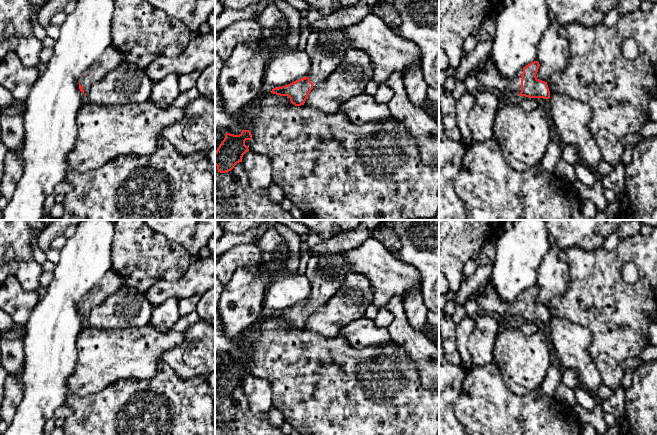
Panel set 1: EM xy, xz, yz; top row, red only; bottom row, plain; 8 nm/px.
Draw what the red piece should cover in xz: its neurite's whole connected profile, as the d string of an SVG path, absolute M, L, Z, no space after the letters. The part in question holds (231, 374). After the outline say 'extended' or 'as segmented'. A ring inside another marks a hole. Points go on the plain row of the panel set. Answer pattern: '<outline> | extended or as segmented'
M242 354L239 359L226 357L215 375L215 389L218 396L229 396L237 387L242 386L243 379L249 375L245 365L251 363L252 358L249 354Z | as segmented

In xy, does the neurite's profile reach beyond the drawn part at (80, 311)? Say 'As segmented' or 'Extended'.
Extended

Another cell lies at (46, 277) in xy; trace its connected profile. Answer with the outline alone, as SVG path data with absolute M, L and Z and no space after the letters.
M43 271L40 276L41 287L47 288L53 279L53 274Z

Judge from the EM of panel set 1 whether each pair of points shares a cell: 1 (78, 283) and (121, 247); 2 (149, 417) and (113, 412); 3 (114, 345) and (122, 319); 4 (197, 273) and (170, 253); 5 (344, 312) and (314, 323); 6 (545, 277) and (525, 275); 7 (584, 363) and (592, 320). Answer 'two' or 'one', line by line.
1: two
2: one
3: two
4: two
5: one
6: two
7: two

